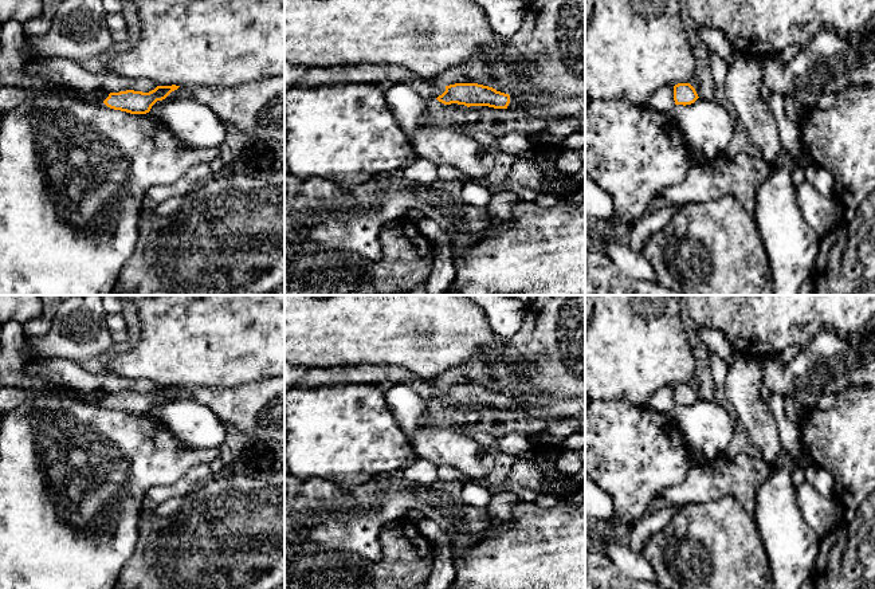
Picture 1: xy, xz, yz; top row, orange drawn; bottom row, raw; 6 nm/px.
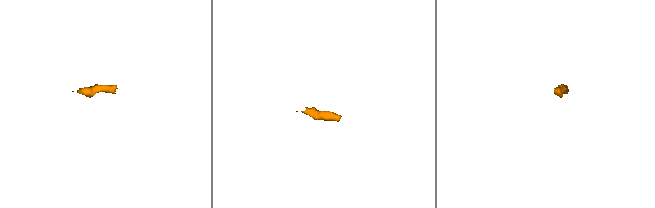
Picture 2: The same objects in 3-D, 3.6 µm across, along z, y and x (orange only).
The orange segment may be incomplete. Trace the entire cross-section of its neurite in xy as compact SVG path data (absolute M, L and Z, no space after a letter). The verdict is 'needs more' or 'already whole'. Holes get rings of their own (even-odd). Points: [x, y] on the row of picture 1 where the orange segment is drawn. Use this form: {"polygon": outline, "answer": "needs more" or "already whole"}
{"polygon": "M157 86L154 90L149 93L126 90L119 93L110 93L101 98L95 90L87 93L79 93L72 89L75 95L79 95L82 99L102 105L114 110L126 111L130 114L146 114L150 111L152 106L157 101L165 99L172 91L177 90L180 86Z", "answer": "needs more"}

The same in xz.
{"polygon": "M455 83L446 86L446 91L436 98L444 105L458 103L470 106L488 106L522 111L533 118L578 117L585 113L585 95L576 98L552 98L546 95L514 97L493 87L478 83Z", "answer": "needs more"}

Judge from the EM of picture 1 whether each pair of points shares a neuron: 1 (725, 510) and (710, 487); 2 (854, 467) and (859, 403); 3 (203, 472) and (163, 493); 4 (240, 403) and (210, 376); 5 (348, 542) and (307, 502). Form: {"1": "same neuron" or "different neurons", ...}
{"1": "different neurons", "2": "same neuron", "3": "same neuron", "4": "different neurons", "5": "same neuron"}

